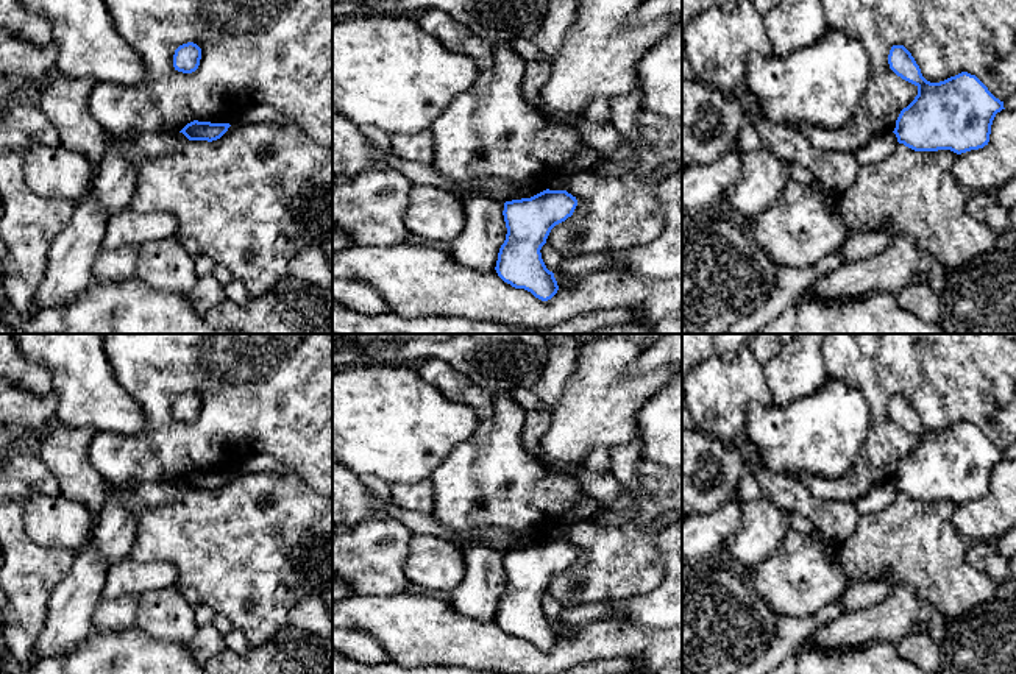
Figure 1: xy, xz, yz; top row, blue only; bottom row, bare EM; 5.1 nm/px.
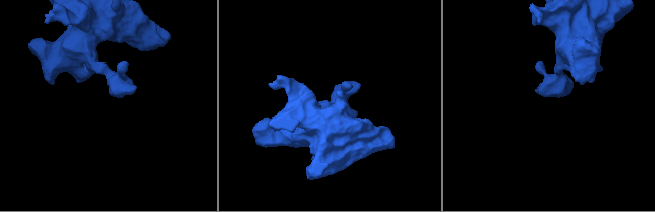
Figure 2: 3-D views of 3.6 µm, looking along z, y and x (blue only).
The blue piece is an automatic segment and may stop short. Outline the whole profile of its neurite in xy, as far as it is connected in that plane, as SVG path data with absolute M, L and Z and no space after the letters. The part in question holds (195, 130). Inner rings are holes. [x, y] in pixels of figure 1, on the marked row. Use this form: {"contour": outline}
{"contour": "M194 120L187 123L179 133L183 133L189 140L217 140L229 128L229 123L211 123Z"}

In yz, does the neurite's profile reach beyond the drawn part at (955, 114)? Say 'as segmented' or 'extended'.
as segmented

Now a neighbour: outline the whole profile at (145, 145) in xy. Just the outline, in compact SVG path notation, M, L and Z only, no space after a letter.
M140 133L125 147L126 159L144 162L151 158L173 154L187 145L189 139L183 133Z

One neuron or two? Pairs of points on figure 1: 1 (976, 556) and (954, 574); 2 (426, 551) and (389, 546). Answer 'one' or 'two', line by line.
1: two
2: two

